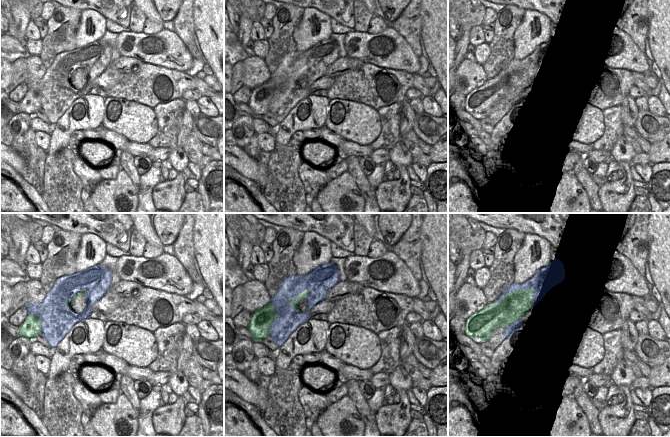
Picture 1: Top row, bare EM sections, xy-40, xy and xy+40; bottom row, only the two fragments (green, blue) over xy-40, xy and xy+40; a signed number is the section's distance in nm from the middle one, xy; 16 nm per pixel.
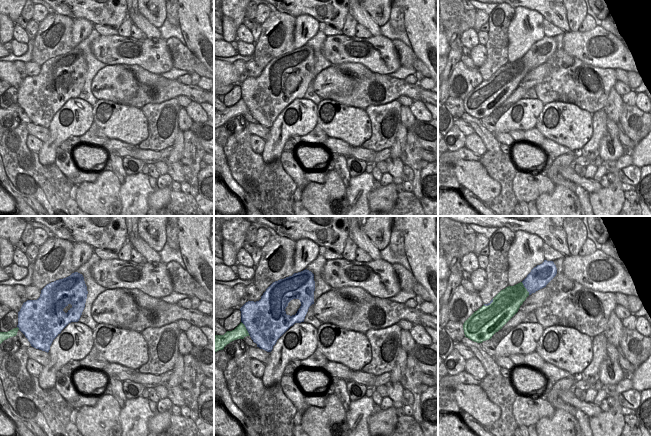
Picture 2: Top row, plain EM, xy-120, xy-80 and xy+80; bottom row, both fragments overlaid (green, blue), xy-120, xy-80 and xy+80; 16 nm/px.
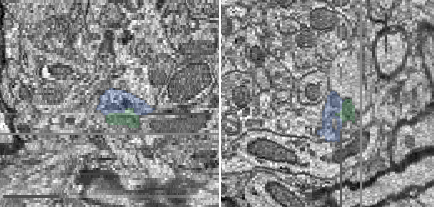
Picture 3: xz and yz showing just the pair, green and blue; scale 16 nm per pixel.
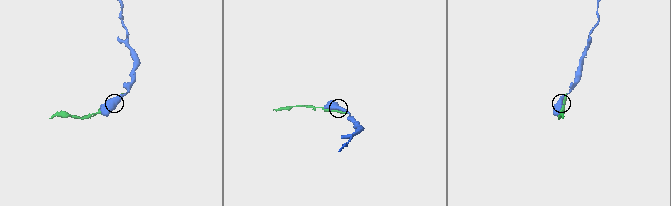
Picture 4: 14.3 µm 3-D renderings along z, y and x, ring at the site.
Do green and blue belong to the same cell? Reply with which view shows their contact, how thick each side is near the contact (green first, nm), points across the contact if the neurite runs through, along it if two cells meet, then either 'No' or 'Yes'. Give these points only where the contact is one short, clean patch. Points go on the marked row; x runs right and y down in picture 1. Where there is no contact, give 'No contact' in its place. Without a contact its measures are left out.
Touches green in xy+40. Thickness 420 nm (green) against 130 nm. No.

